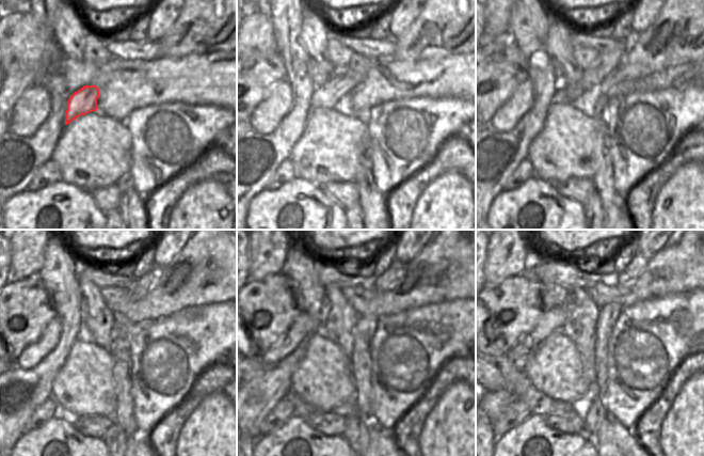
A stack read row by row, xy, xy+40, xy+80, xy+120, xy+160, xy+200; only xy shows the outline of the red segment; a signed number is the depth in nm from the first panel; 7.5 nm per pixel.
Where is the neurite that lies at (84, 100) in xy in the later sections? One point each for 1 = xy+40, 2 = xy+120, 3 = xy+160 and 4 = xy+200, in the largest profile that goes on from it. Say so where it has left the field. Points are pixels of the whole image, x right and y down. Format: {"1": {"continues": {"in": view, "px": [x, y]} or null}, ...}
{"1": {"continues": {"in": "xy+40", "px": [326, 96]}}, "2": {"continues": {"in": "xy+120", "px": [140, 287]}}, "3": {"continues": {"in": "xy+160", "px": [389, 279]}}, "4": {"continues": {"in": "xy+200", "px": [636, 268]}}}

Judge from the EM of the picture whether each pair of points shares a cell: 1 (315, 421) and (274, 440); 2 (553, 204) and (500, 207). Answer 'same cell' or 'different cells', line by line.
1: different cells
2: same cell

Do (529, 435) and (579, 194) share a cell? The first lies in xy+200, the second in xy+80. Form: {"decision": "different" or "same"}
{"decision": "different"}

